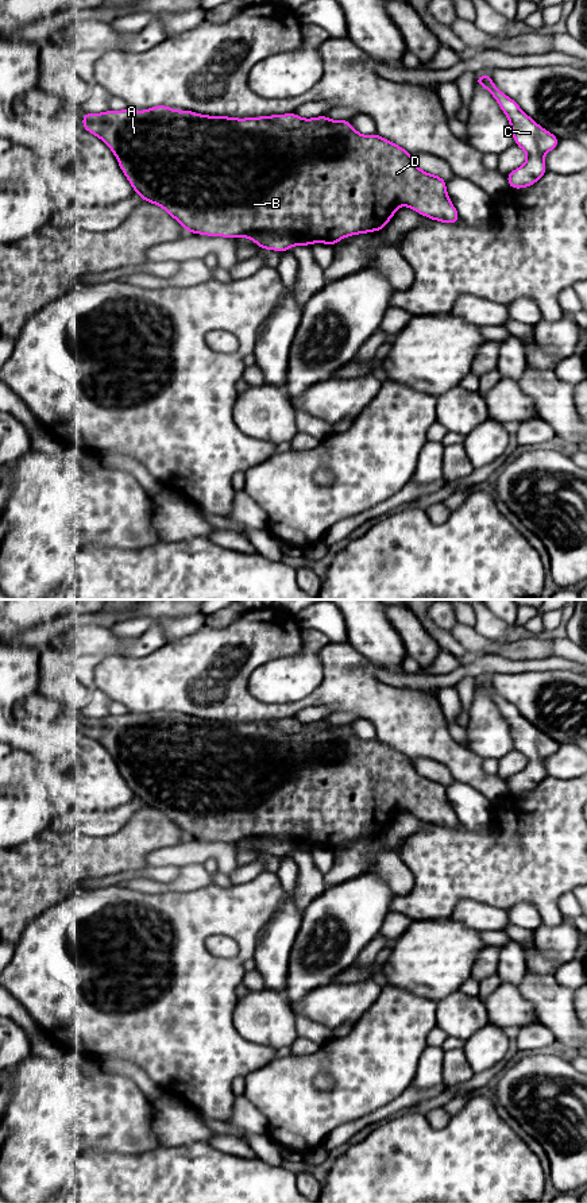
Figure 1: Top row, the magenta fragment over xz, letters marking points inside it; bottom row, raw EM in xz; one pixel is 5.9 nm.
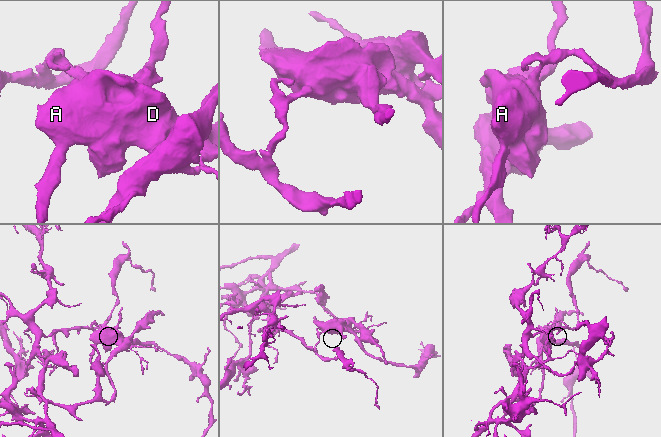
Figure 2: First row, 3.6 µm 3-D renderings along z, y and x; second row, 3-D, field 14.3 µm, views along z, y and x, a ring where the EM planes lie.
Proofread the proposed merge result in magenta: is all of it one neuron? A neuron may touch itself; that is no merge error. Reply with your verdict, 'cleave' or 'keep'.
cleave

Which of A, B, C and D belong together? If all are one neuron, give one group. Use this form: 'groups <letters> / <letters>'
groups A B D / C

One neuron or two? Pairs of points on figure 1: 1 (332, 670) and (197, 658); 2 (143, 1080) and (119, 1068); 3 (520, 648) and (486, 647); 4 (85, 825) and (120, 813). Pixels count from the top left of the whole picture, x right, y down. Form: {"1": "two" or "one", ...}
{"1": "one", "2": "one", "3": "one", "4": "one"}

